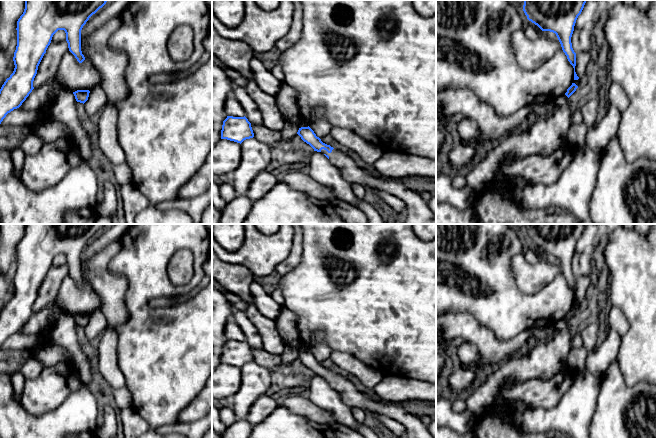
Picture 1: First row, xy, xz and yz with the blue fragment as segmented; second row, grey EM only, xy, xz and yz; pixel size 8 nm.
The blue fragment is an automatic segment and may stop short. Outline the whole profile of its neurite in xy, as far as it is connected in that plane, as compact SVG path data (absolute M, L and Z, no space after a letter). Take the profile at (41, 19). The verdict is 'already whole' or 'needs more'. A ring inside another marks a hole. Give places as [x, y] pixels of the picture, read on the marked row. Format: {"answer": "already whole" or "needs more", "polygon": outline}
{"answer": "already whole", "polygon": "M25 0L25 9L17 21L17 46L14 52L14 71L0 89L0 124L8 113L19 108L34 89L38 66L58 30L64 30L69 51L79 63L85 60L81 51L81 30L89 18L107 0Z"}

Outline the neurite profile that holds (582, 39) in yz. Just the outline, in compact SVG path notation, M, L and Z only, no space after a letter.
M584 26L573 31L571 37L572 48L577 54L579 52L594 52L595 40L590 26Z

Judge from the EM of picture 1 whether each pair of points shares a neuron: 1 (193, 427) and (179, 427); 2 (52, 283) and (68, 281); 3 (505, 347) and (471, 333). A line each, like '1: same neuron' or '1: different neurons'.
1: same neuron
2: different neurons
3: same neuron

